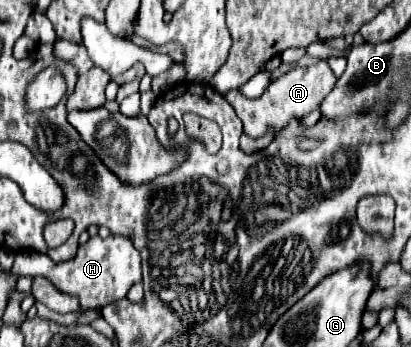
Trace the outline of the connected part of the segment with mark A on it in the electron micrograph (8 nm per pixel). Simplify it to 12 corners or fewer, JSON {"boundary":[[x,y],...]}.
{"boundary":[[322,60],[294,68],[258,98],[228,92],[244,134],[278,134],[334,88]]}

